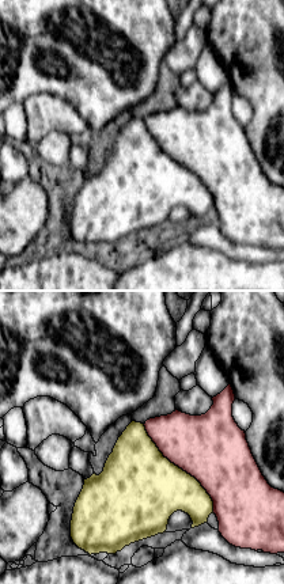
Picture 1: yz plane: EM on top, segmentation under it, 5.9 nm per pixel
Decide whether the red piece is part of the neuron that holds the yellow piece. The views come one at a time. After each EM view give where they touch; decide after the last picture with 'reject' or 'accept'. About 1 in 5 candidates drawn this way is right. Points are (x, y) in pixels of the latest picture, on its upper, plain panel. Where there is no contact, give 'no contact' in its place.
(181, 165)

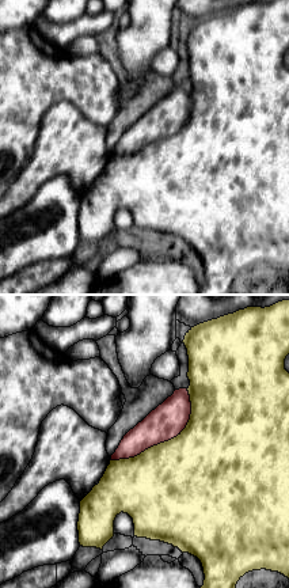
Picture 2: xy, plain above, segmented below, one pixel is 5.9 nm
(166, 137)

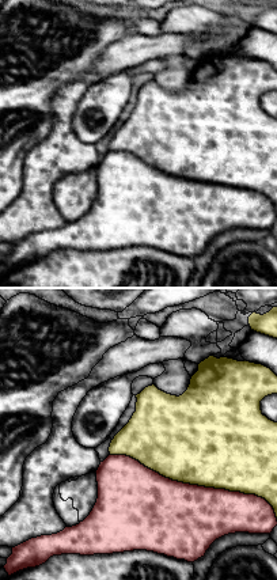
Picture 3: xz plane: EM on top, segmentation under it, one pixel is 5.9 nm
(197, 179)

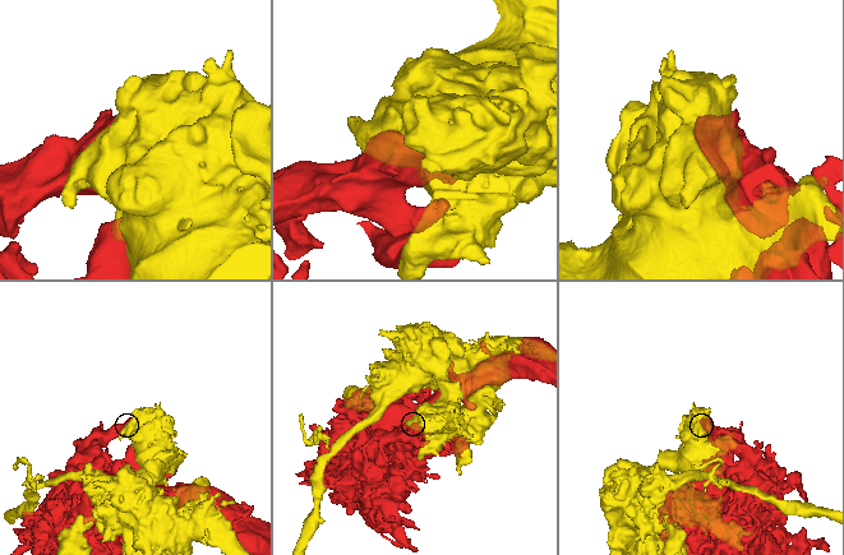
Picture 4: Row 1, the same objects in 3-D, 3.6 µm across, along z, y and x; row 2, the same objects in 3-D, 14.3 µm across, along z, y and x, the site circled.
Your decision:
reject

